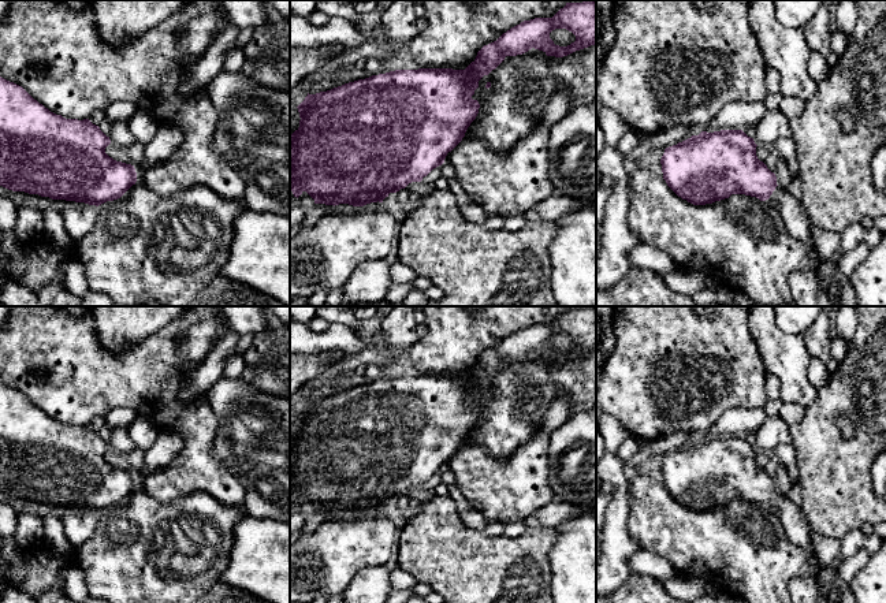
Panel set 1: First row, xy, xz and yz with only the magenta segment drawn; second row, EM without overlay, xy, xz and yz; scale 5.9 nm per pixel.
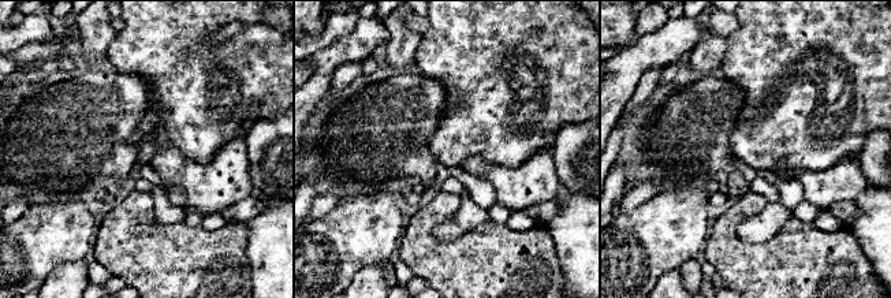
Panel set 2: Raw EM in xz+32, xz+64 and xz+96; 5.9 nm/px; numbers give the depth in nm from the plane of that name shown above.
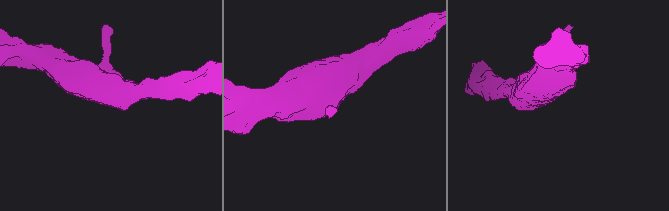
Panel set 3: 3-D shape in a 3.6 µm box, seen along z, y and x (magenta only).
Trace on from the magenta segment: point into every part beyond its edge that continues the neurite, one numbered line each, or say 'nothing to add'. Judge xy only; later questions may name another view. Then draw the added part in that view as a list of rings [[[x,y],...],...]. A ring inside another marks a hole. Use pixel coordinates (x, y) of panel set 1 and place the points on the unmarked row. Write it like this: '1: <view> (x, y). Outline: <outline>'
nothing to add

